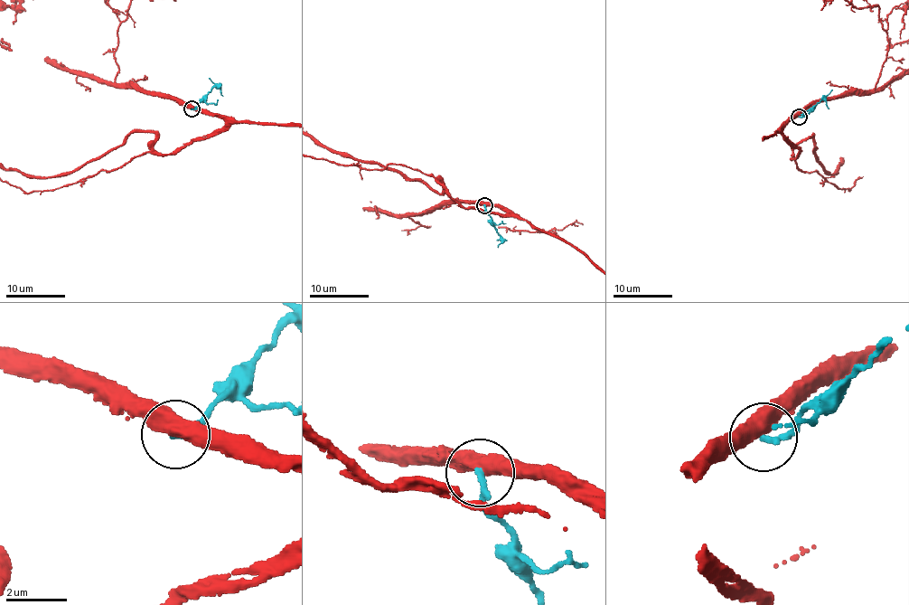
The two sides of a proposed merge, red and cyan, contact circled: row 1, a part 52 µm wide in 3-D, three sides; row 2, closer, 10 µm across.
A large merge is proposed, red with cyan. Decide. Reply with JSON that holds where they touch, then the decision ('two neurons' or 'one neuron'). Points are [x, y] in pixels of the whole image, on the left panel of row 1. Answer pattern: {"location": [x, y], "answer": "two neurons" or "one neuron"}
{"location": [192, 108], "answer": "two neurons"}

